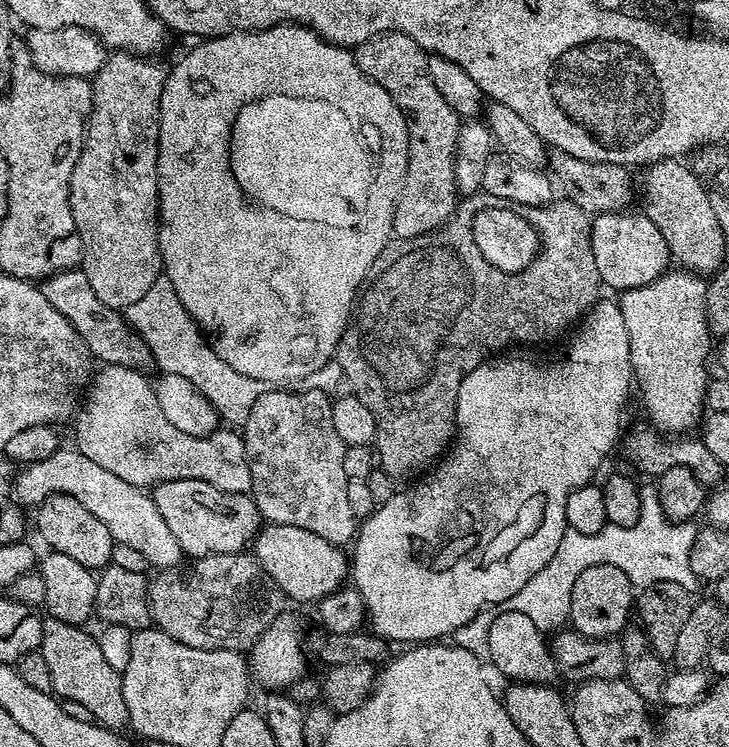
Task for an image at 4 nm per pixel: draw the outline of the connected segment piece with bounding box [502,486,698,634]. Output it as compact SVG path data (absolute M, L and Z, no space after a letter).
M641 487L642 514L638 522L629 528L605 526L598 534L578 534L578 530L568 528L562 534L562 542L558 542L558 550L554 550L554 558L514 594L502 606L503 611L526 614L534 626L548 634L561 627L570 614L570 590L574 590L574 582L578 582L578 574L582 570L590 570L590 566L609 564L618 566L626 578L630 578L633 589L639 590L654 582L678 582L678 586L689 590L697 587L698 581L688 561L690 550L696 541L697 529L692 526L677 526L668 520L660 511L660 499L655 487Z

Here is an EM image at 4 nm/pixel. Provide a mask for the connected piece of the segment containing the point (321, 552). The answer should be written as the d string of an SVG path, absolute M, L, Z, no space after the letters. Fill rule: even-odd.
M265 523L256 533L254 555L285 597L300 604L319 602L322 597L337 592L350 576L350 560L345 549L326 542L326 538L318 538L318 534L310 534L310 530L302 530L302 526Z

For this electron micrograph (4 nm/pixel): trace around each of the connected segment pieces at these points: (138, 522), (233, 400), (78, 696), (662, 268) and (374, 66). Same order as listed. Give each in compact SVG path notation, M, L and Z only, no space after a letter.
M61 447L59 452L50 454L50 458L21 467L19 472L20 477L14 480L14 495L21 505L39 506L46 498L58 494L78 498L78 502L82 502L82 506L110 530L115 543L137 549L153 569L172 570L182 560L178 538L174 538L170 526L166 526L162 514L158 514L158 506L154 506L151 495L118 478L118 474L110 474L110 470L98 466L98 462L90 462L90 458L75 447Z
M161 278L146 290L146 295L138 298L134 306L126 309L126 319L141 336L154 340L154 364L161 373L182 374L182 378L194 382L194 386L208 399L210 406L219 414L221 421L228 426L243 426L246 418L250 418L250 410L254 402L258 402L262 385L254 378L246 378L246 374L238 374L234 366L222 362L207 336L200 331L195 318L178 302L178 294L174 286L170 286L167 278Z
M45 619L44 637L38 650L42 658L46 658L50 669L52 692L61 701L69 700L86 706L95 723L113 730L123 729L128 724L128 711L126 698L122 698L121 673L106 662L97 637L88 633L88 630L87 627L78 624Z
M632 211L606 212L592 220L594 266L598 266L600 283L605 289L617 288L620 294L654 282L670 268L666 238L662 238L658 226L648 216Z
M386 32L383 36L376 36L373 40L359 44L354 55L363 72L371 80L378 82L378 86L382 86L382 90L386 90L386 94L390 94L394 102L398 102L398 106L404 111L404 117L408 119L408 169L394 210L392 235L398 240L426 236L448 223L456 210L458 191L455 182L455 154L462 125L461 117L457 116L454 110L450 110L446 98L438 94L434 78L430 78L429 53L425 52L422 46L418 46L414 38L406 38L406 34L397 32Z

